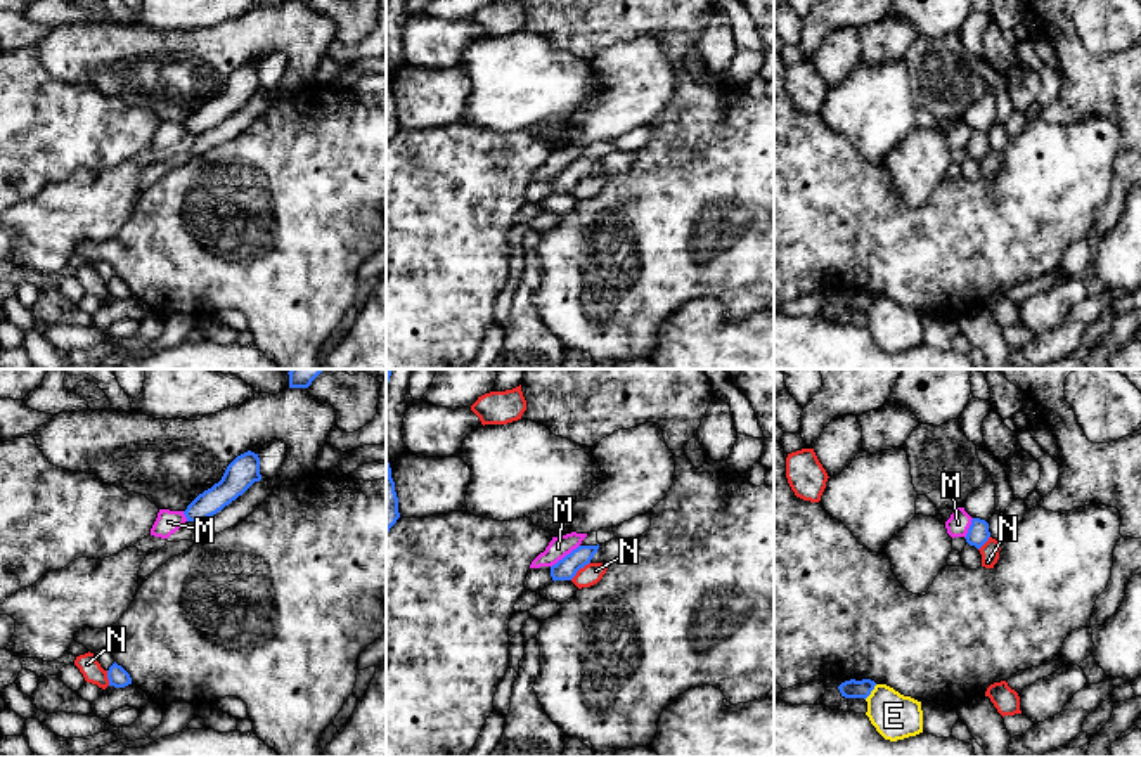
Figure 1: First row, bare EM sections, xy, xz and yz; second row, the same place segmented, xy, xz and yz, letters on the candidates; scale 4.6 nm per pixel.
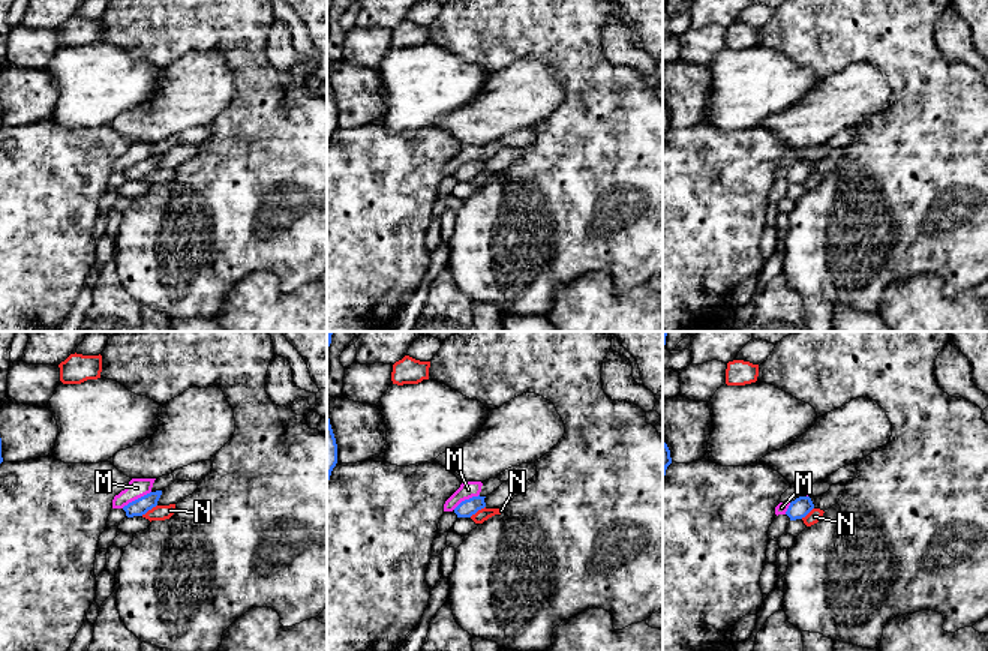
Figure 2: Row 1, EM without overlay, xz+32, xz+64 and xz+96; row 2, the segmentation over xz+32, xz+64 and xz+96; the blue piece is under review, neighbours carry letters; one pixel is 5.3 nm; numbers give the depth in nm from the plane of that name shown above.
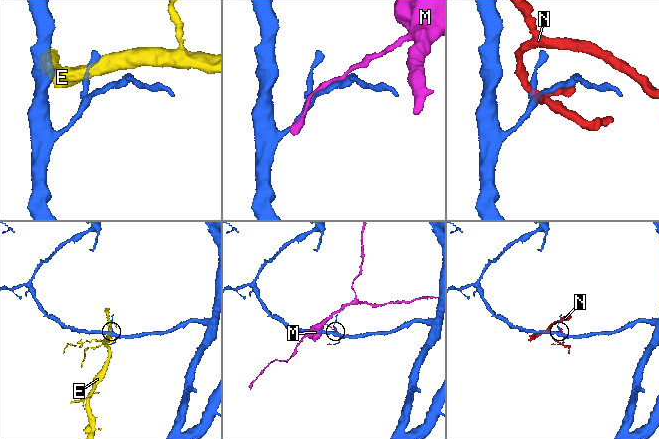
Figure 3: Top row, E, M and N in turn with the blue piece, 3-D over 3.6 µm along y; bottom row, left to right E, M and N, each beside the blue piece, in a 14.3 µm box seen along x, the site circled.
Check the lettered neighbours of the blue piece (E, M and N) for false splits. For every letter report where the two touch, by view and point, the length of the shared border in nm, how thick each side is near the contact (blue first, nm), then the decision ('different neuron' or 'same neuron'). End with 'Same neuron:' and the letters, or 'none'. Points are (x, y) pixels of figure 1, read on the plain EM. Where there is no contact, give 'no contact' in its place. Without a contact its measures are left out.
E: meets blue in yz at (871, 302); contact 90 nm long; 90 nm thick on the blue side, 200 nm on the other; different neuron
M: meets blue in xz at (567, 167); contact 170 nm long; 100 nm thick on the blue side, 100 nm on the other; different neuron
N: meets blue in xz at (579, 181); contact 130 nm long; 100 nm thick on the blue side, 100 nm on the other; different neuron
Same neuron: none

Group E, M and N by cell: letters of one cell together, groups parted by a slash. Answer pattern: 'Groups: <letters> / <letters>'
Groups: E / M / N

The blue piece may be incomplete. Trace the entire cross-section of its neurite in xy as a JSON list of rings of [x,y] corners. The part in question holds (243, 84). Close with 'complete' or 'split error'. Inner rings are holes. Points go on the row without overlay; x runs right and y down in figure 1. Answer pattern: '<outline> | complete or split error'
[[[248,62],[237,68],[225,81],[222,92],[211,100],[199,106],[184,123],[187,133],[203,133],[239,107],[242,107],[255,94],[260,94],[260,69]]] | complete

